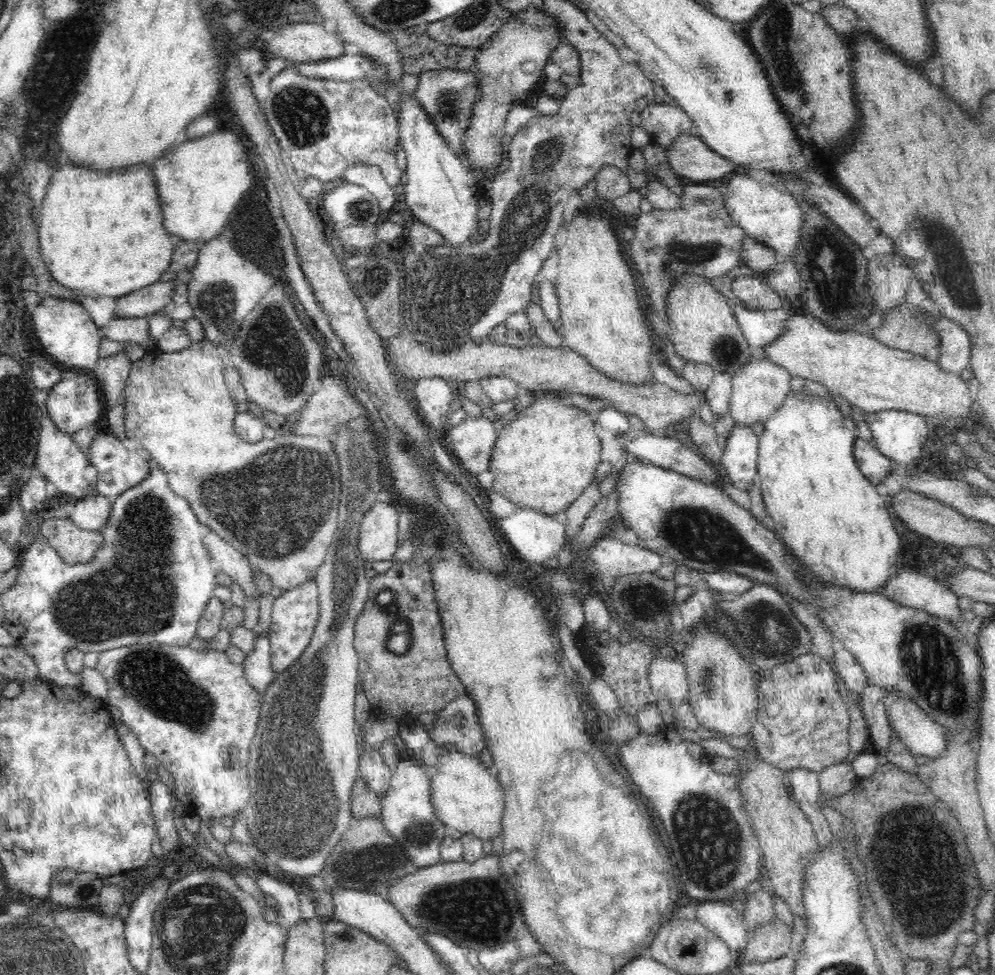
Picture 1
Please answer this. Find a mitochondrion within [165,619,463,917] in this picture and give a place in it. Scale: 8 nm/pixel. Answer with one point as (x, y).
(362, 867)

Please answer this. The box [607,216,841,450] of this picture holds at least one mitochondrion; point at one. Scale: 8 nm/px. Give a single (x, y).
(682, 257)

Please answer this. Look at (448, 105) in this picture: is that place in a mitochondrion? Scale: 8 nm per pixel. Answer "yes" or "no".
yes

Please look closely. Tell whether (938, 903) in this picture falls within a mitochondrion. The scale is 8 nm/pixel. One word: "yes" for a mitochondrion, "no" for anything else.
yes

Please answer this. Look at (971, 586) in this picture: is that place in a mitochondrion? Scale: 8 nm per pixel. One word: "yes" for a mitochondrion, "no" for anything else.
no

